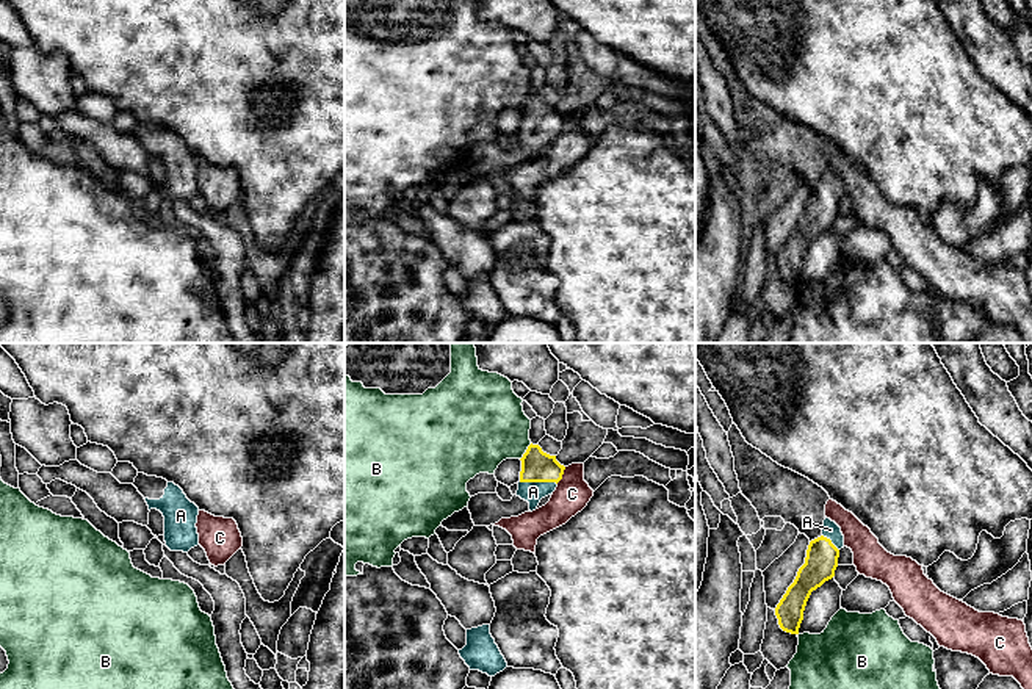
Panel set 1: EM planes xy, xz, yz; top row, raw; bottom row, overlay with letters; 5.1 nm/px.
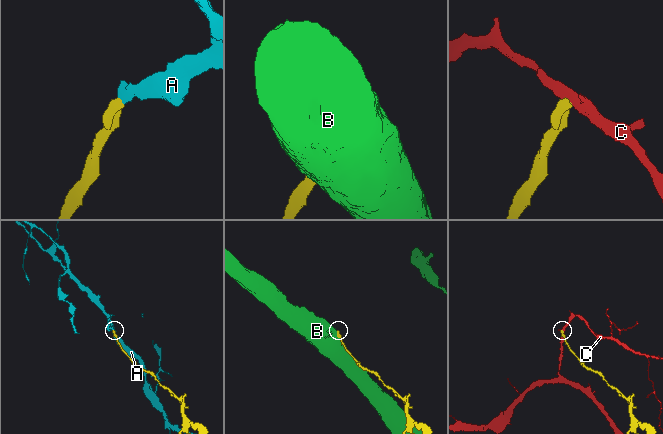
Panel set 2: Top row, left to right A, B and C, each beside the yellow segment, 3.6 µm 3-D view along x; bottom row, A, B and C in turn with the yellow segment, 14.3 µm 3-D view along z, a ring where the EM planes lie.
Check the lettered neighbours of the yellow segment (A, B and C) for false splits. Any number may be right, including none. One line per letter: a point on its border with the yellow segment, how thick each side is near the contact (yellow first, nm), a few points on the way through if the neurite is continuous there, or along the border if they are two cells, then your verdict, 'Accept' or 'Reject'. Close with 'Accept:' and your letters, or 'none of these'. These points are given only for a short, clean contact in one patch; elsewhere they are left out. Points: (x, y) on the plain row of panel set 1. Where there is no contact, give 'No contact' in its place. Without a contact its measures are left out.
A: Touches yellow at xz (539, 130). Thickness 160 nm (yellow) against 110 nm. Path across: xz (536, 115), (539, 130), (533, 141). Accept
B: Touches yellow at xz (526, 101). Thickness 160 nm (yellow) against 400 nm. Reject
C: Touches yellow at xz (562, 122). Thickness 160 nm (yellow) against 180 nm. Boundary: xz (566, 116), (556, 132). Reject
Accept: A

